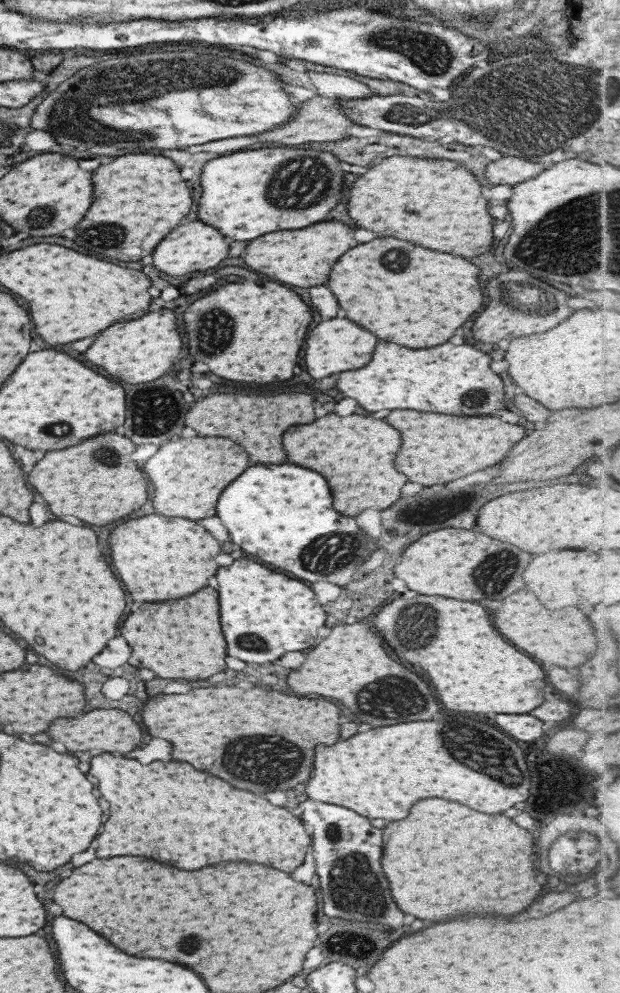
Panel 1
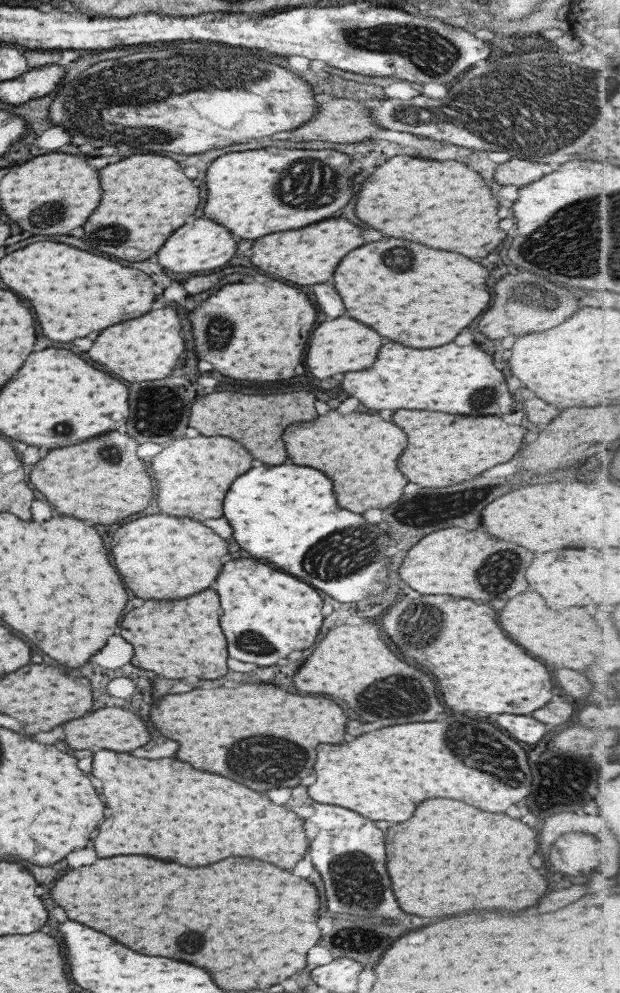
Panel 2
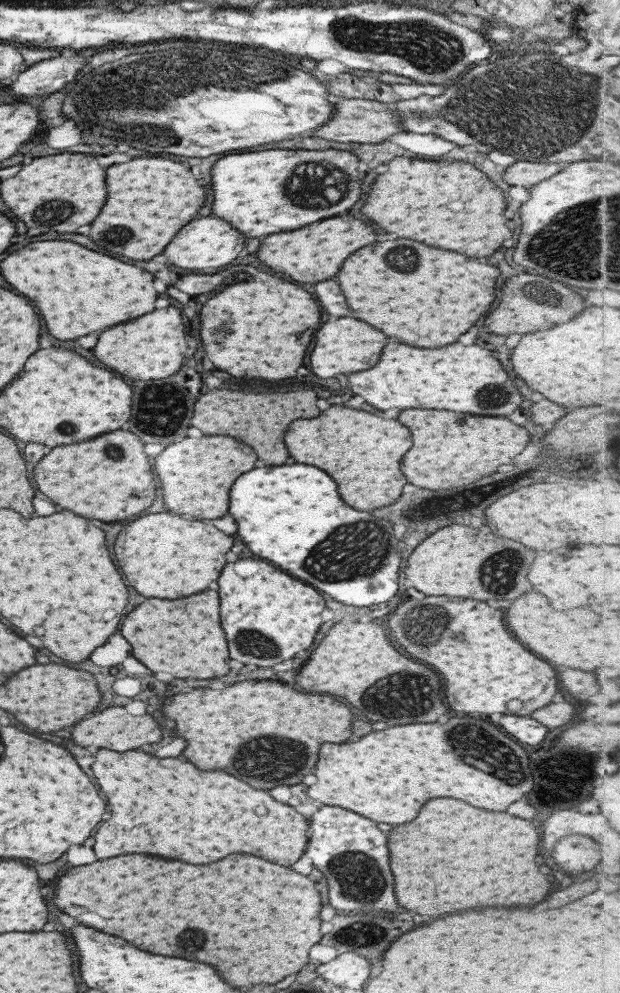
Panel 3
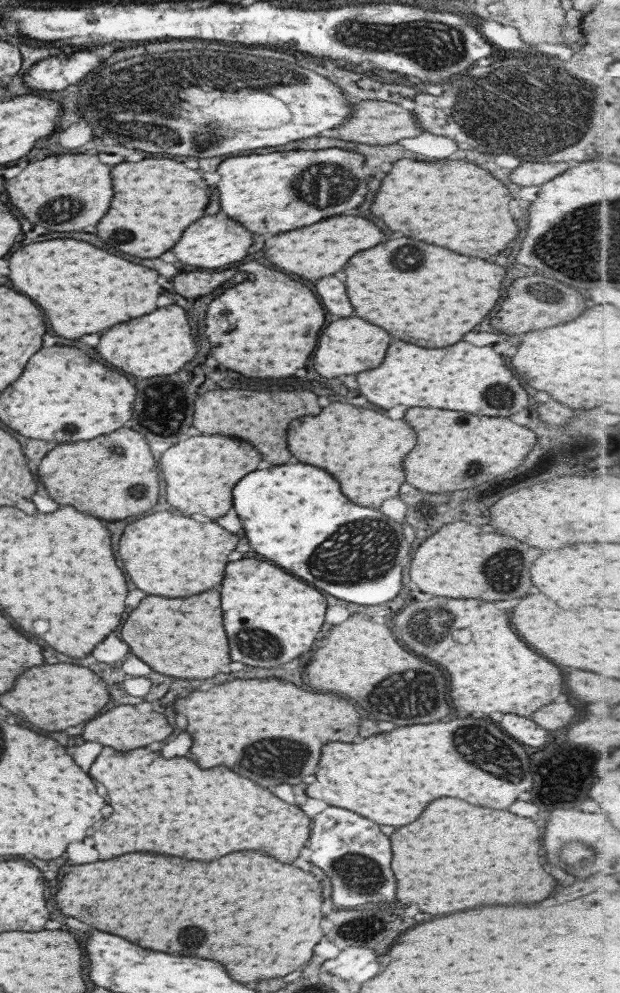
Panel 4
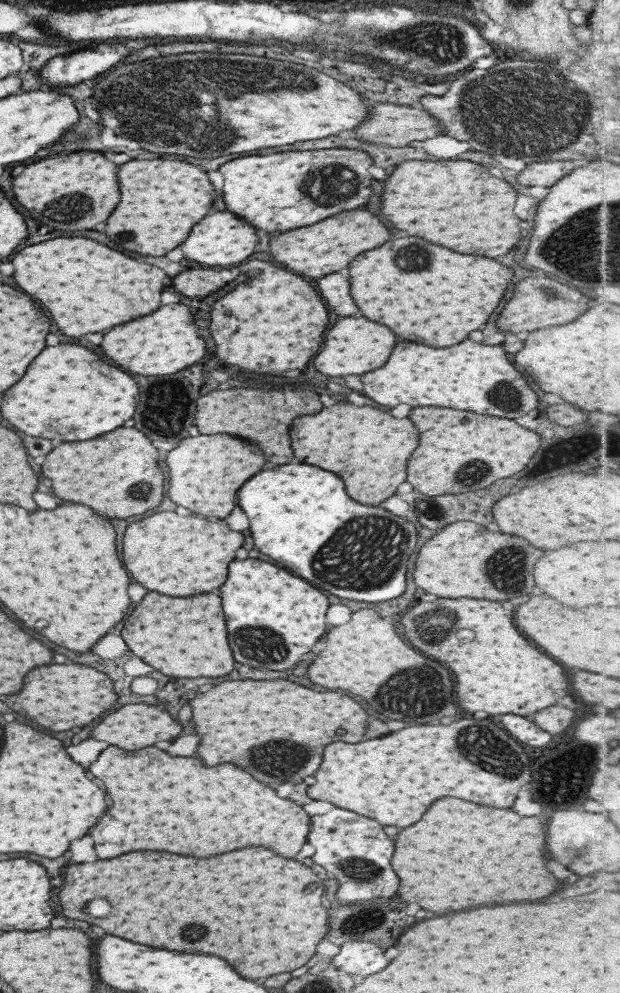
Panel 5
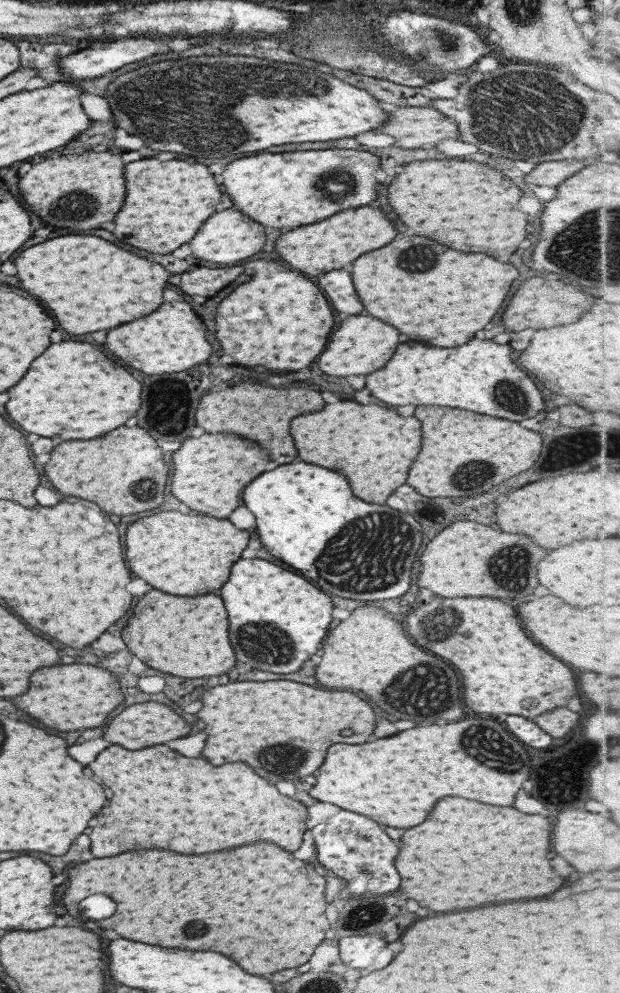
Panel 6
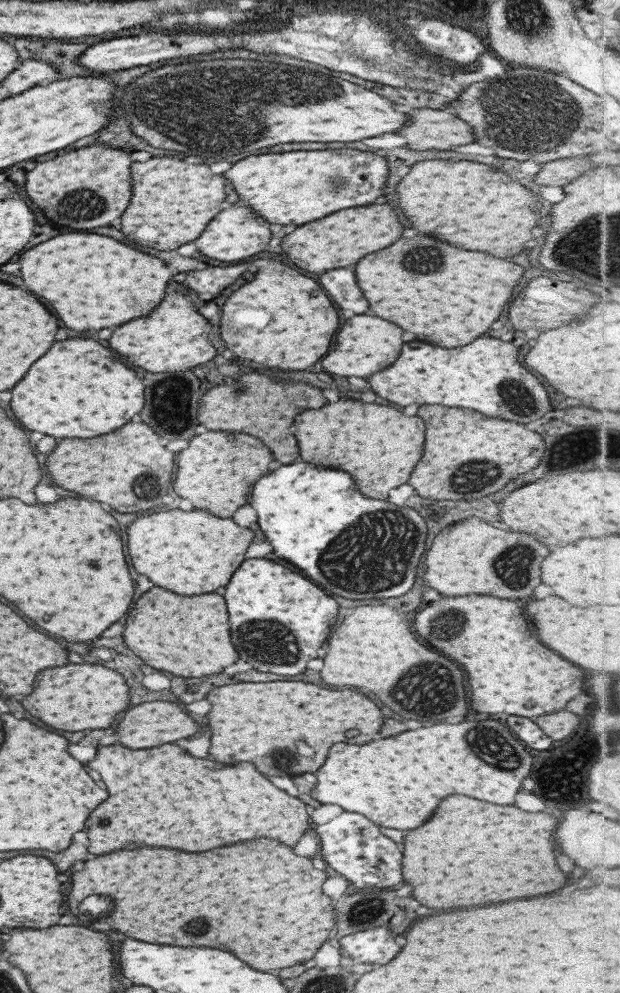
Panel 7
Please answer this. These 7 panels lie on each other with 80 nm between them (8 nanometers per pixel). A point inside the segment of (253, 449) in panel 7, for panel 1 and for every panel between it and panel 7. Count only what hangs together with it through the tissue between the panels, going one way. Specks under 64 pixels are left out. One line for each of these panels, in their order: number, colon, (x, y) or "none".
1: (187, 475)
2: (192, 475)
3: (194, 475)
4: (199, 472)
5: (203, 472)
6: (216, 467)

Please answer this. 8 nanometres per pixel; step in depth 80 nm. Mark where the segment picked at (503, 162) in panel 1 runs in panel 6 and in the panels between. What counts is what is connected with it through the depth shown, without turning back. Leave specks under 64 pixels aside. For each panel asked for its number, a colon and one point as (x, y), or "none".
2: (515, 171)
3: (520, 173)
4: (526, 173)
5: (535, 173)
6: (550, 173)

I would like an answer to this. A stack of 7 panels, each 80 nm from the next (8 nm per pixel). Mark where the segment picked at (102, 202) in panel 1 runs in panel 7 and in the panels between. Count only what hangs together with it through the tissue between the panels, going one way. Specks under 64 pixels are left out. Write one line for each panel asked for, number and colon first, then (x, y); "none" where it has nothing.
2: (143, 198)
3: (148, 199)
4: (153, 201)
5: (160, 200)
6: (162, 210)
7: (168, 206)

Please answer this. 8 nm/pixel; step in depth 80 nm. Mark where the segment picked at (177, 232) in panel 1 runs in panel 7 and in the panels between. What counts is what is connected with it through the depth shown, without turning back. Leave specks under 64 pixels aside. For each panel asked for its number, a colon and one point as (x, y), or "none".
2: (202, 245)
3: (208, 242)
4: (213, 241)
5: (220, 239)
6: (228, 236)
7: (234, 233)

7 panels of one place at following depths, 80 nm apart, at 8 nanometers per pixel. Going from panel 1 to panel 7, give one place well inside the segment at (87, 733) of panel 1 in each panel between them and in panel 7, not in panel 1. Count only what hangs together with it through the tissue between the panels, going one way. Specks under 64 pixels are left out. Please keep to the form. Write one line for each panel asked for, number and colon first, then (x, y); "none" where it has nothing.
2: (115, 729)
3: (113, 728)
4: (122, 728)
5: (132, 726)
6: (141, 725)
7: (152, 723)

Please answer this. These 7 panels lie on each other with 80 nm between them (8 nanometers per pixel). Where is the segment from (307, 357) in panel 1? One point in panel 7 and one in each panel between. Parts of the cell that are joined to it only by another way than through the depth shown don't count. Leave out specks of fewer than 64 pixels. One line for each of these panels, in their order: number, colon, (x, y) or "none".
2: (341, 345)
3: (346, 345)
4: (349, 345)
5: (352, 345)
6: (361, 344)
7: (364, 344)

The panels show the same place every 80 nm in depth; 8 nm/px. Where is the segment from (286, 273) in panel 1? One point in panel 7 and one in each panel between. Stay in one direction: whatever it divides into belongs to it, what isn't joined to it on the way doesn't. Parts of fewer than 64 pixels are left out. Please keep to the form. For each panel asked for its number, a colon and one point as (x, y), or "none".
2: (307, 256)
3: (301, 254)
4: (311, 252)
5: (328, 246)
6: (329, 245)
7: (324, 244)

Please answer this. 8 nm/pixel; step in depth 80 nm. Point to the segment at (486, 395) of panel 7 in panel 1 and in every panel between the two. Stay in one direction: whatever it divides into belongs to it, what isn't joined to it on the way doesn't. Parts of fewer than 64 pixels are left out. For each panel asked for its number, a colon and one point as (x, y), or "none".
1: (395, 377)
2: (401, 377)
3: (467, 379)
4: (466, 378)
5: (469, 376)
6: (483, 379)

